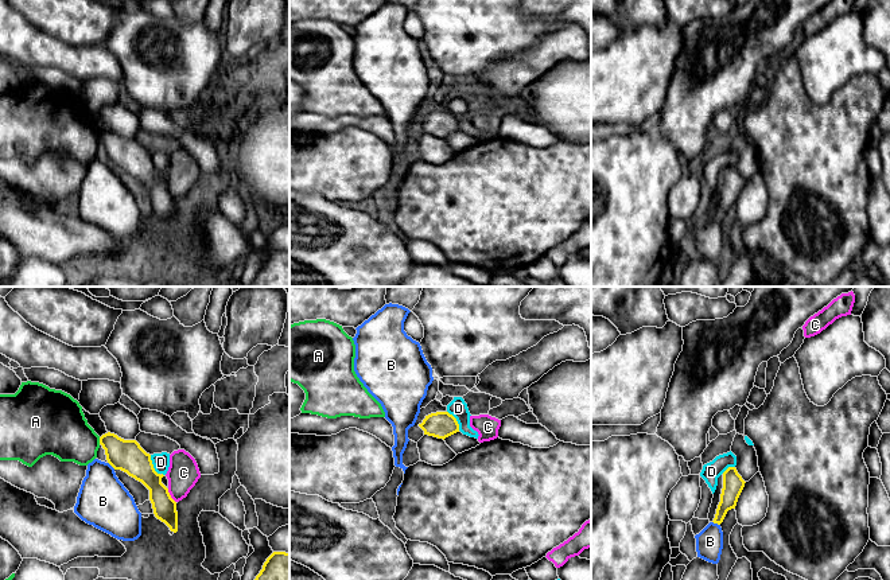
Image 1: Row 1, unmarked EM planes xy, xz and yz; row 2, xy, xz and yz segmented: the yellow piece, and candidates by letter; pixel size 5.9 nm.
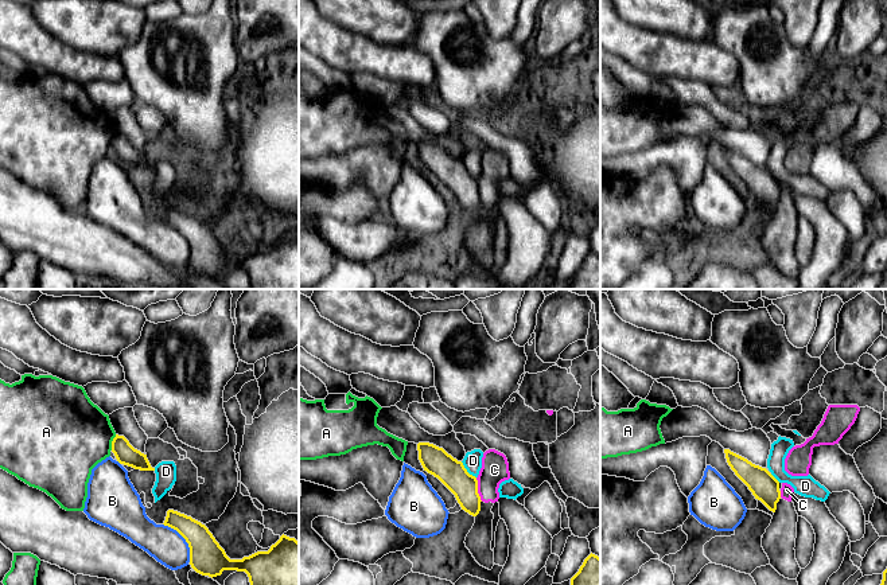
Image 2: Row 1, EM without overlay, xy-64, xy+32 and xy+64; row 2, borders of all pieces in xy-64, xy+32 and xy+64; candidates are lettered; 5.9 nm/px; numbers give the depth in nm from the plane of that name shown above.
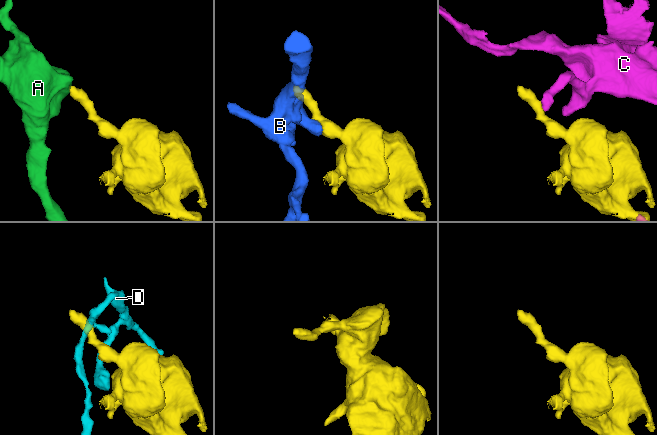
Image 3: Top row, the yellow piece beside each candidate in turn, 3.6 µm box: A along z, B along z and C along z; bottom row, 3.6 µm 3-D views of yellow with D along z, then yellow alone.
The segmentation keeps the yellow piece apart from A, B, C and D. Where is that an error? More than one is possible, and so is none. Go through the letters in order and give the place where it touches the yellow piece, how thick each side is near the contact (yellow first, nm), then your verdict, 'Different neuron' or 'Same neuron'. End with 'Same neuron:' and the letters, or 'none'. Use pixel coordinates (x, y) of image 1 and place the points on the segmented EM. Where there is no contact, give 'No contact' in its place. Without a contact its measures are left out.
A: Touches yellow at xy (100, 440). Thickness 190 nm (yellow) against 320 nm. Different neuron
B: Touches yellow at yz (716, 522). Thickness 130 nm (yellow) against 160 nm. Different neuron
C: Touches yellow at xy (170, 495). Thickness 150 nm (yellow) against 190 nm. Different neuron
D: Touches yellow at xy (152, 464). Thickness 190 nm (yellow) against 100 nm. Different neuron
Same neuron: none

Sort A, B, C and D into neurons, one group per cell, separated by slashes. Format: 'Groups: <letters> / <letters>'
Groups: A / B / C / D

